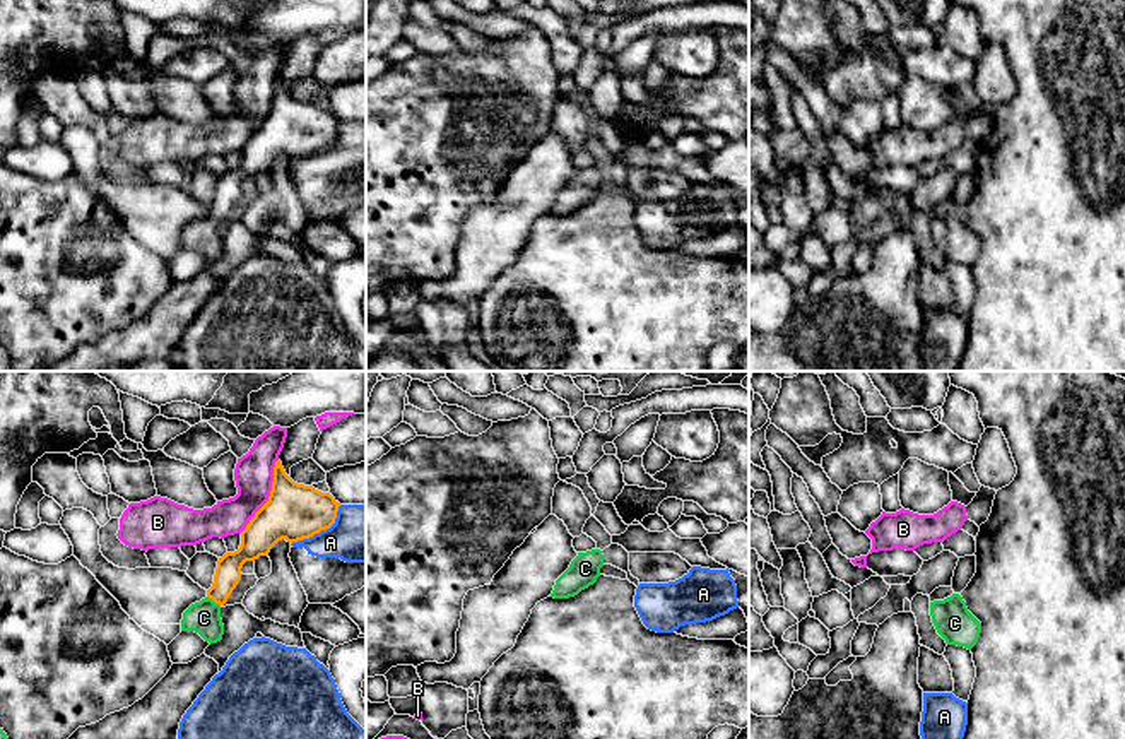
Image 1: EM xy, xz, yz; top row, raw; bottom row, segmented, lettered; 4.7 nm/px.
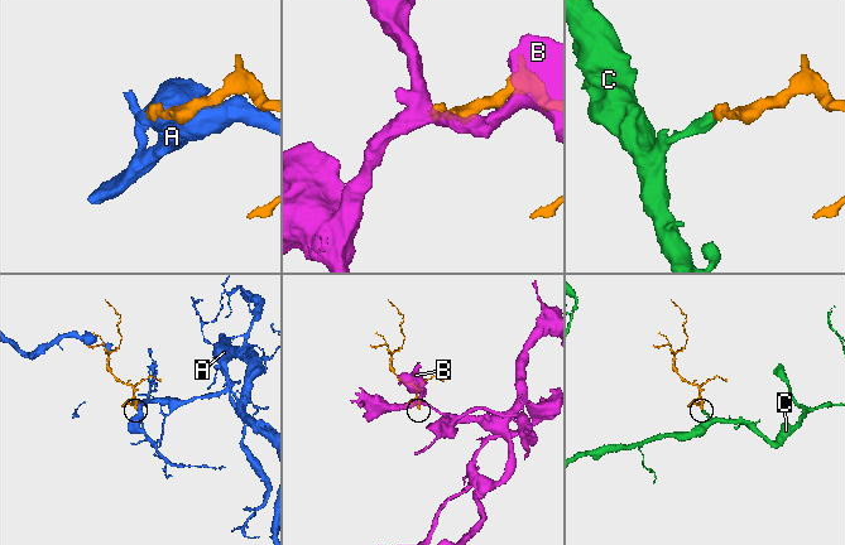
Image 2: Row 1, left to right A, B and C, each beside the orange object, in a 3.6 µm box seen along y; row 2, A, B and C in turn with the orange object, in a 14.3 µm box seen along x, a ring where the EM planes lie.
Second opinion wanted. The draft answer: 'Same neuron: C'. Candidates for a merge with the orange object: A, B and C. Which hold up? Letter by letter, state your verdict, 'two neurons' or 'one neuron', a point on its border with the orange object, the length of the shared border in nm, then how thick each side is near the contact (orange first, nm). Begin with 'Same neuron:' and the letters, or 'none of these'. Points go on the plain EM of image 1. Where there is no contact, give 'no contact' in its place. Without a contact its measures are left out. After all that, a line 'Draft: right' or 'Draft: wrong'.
Same neuron: C
A: two neurons; contact xy (320, 147); length 300 nm; calibres 260 and 280 nm
B: two neurons; contact xy (269, 113); length 400 nm; calibres 260 and 190 nm
C: one neuron; contact xy (214, 218); length 80 nm; calibres 130 and 160 nm
Draft: right

